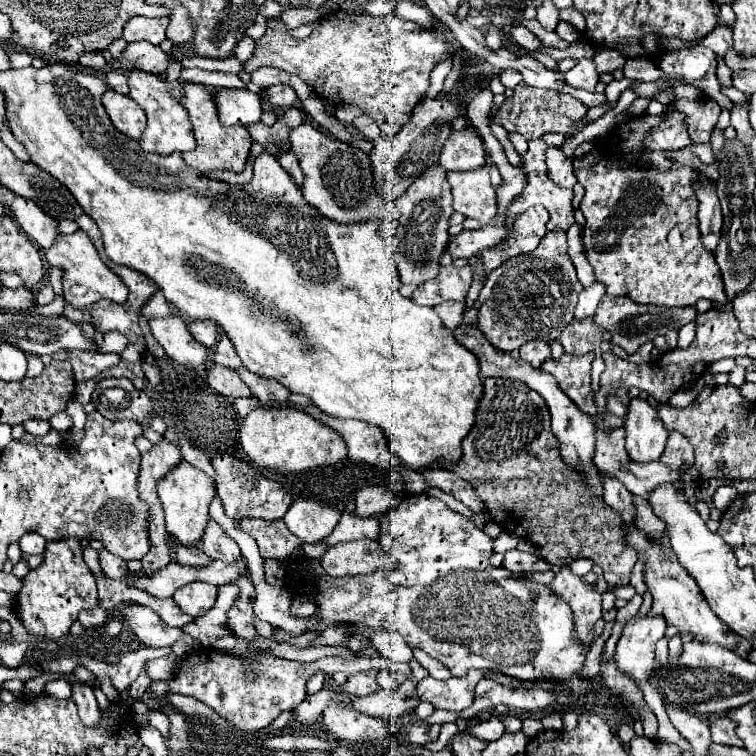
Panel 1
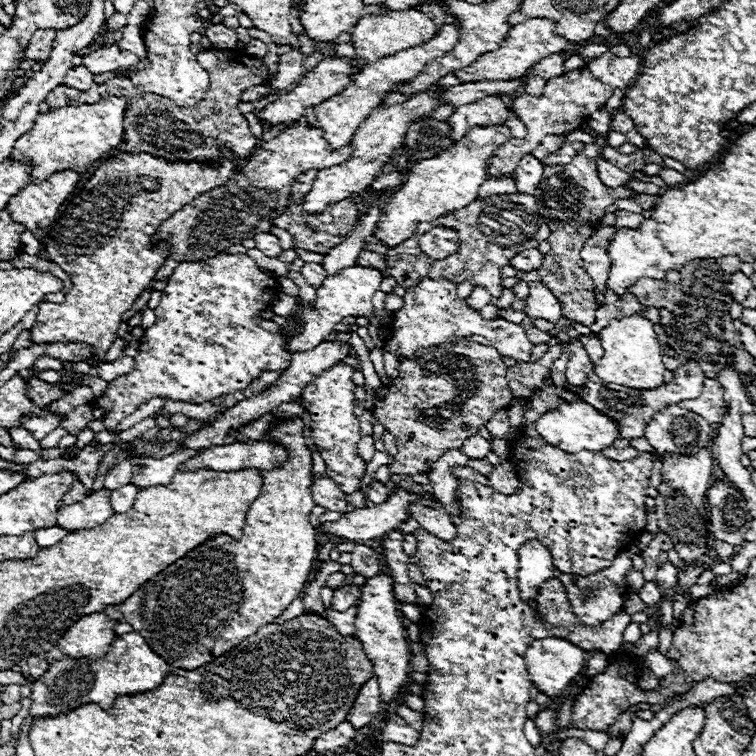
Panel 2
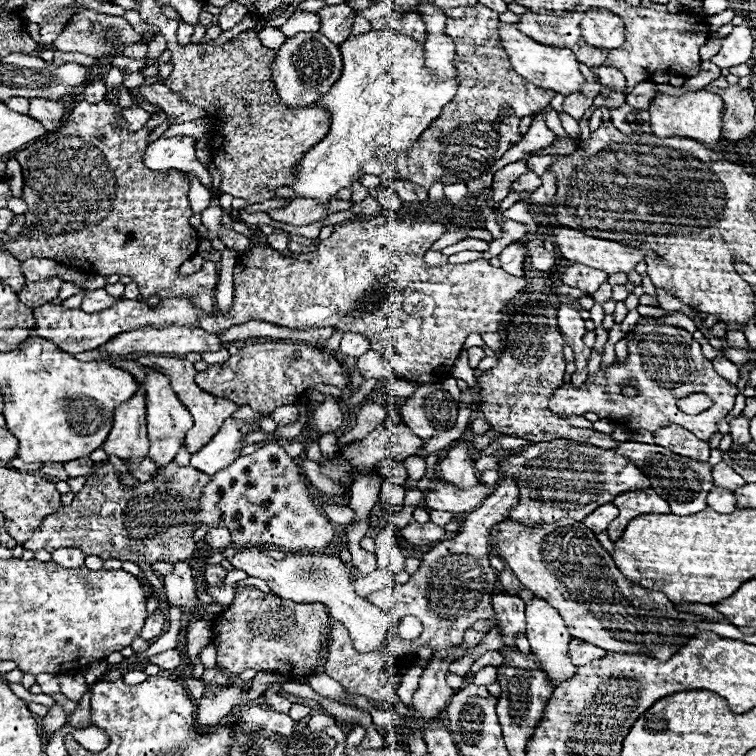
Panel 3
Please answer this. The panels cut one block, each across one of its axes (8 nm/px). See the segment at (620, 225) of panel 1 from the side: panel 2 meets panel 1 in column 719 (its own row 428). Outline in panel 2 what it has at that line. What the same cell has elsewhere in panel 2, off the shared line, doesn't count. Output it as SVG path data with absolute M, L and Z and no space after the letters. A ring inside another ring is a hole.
M300 418L280 420L278 424L270 426L270 436L266 436L266 440L282 444L288 456L280 468L260 472L262 494L252 502L246 514L242 538L234 540L222 534L206 540L198 548L190 550L184 558L176 560L166 570L156 574L152 580L142 584L128 600L118 604L118 610L124 614L124 622L128 622L140 636L148 638L146 642L150 648L170 666L192 670L206 662L212 662L216 656L222 656L246 636L252 636L260 626L274 622L274 618L280 616L282 610L302 594L318 550L316 528L308 518L316 506L310 496L312 456L302 430L304 422Z

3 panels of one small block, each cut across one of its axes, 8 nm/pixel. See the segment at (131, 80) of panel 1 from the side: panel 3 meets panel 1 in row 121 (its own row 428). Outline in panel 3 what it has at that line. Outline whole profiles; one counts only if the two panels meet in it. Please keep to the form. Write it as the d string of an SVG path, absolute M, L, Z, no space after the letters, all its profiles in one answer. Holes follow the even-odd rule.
M150 368L146 376L146 420L148 420L148 440L150 440L148 454L156 466L168 464L170 460L174 460L178 448L184 444L184 436L192 428L192 416L186 410L186 406L174 396L168 378L160 376Z

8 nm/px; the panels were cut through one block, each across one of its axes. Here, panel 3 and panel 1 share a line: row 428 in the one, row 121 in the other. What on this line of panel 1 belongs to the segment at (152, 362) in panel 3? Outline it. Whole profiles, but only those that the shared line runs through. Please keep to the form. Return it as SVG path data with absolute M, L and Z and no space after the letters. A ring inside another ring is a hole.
M188 82L188 84L184 84L184 92L186 92L184 106L188 110L192 130L194 130L194 138L196 138L196 150L182 154L184 162L200 174L208 174L212 170L230 170L234 174L240 174L246 166L246 160L250 156L250 146L254 142L250 138L248 130L244 126L226 128L218 122L218 114L214 110L214 100L212 100L212 94L206 86Z

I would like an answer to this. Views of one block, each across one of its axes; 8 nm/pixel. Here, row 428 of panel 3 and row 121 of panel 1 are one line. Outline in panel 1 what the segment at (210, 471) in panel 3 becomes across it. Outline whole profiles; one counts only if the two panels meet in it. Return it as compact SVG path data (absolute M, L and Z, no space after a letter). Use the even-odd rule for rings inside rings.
M242 88L242 90L216 90L212 94L218 120L222 126L246 126L258 122L262 116L260 96Z

